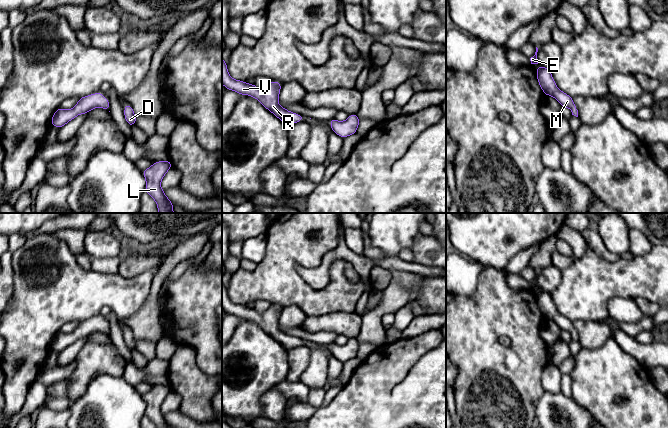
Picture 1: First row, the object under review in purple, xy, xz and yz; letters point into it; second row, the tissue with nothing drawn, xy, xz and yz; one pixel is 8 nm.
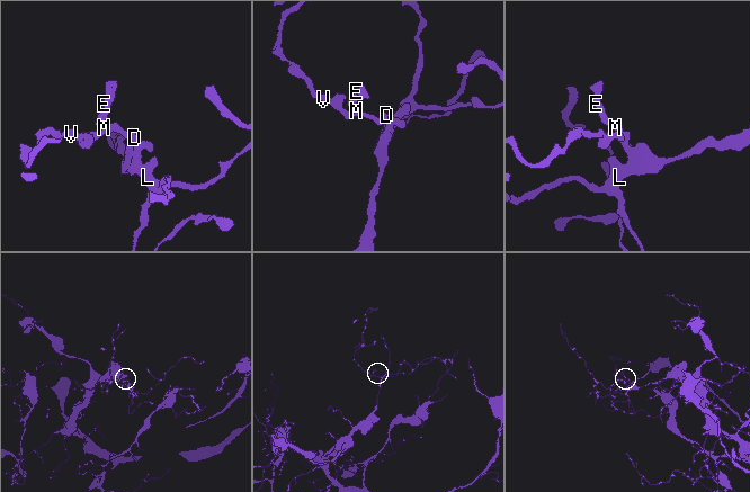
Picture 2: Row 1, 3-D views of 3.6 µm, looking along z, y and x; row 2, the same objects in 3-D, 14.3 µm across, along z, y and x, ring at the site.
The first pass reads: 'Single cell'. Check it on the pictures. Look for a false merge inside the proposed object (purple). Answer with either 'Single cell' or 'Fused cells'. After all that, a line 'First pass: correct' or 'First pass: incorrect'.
Single cell
First pass: correct

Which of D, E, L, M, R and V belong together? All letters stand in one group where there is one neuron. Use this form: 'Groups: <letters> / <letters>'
Groups: D E L M R V

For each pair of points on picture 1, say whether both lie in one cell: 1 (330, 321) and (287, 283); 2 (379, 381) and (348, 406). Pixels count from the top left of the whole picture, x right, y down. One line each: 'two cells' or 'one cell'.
1: two cells
2: one cell

